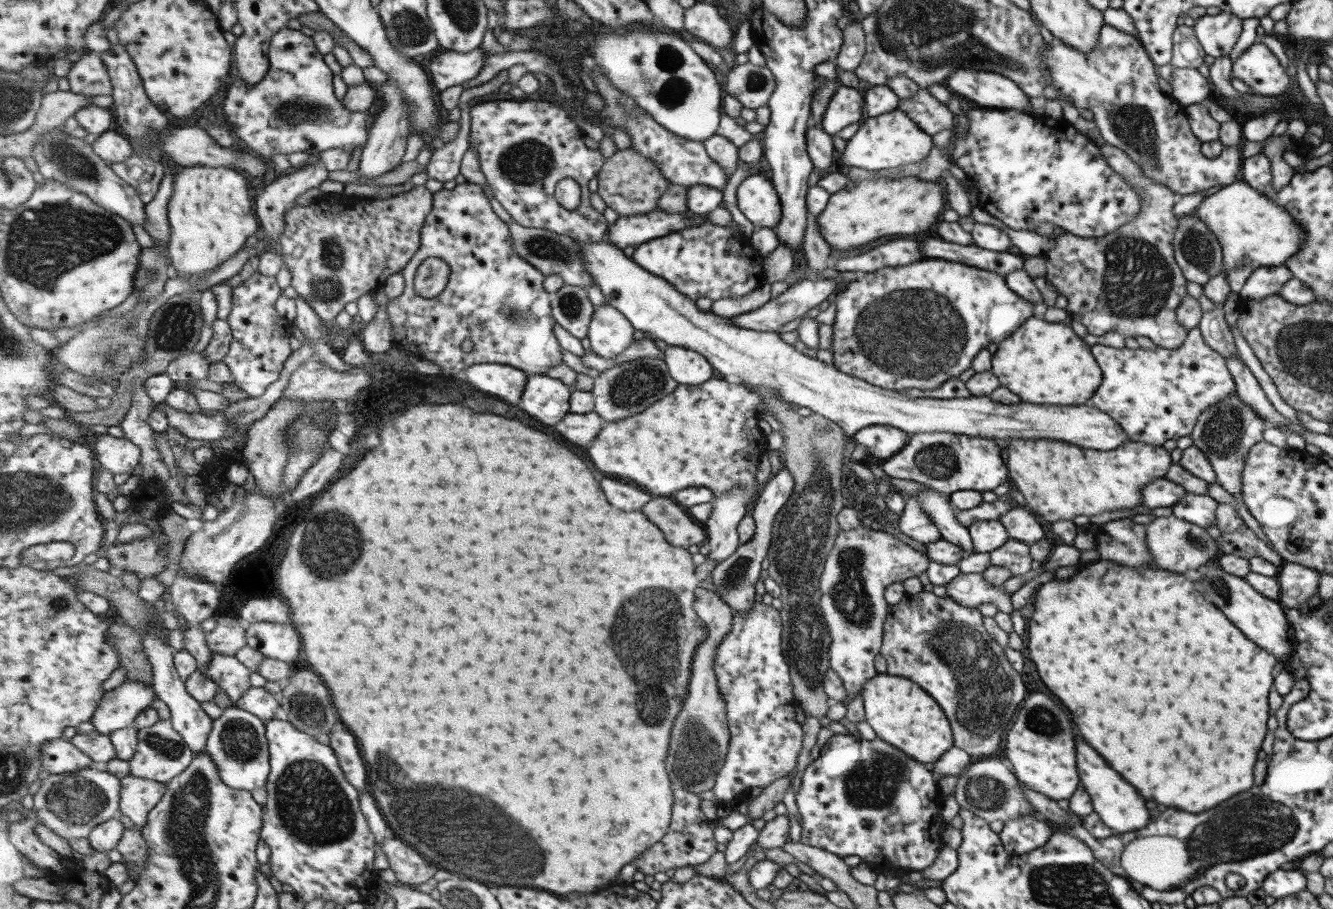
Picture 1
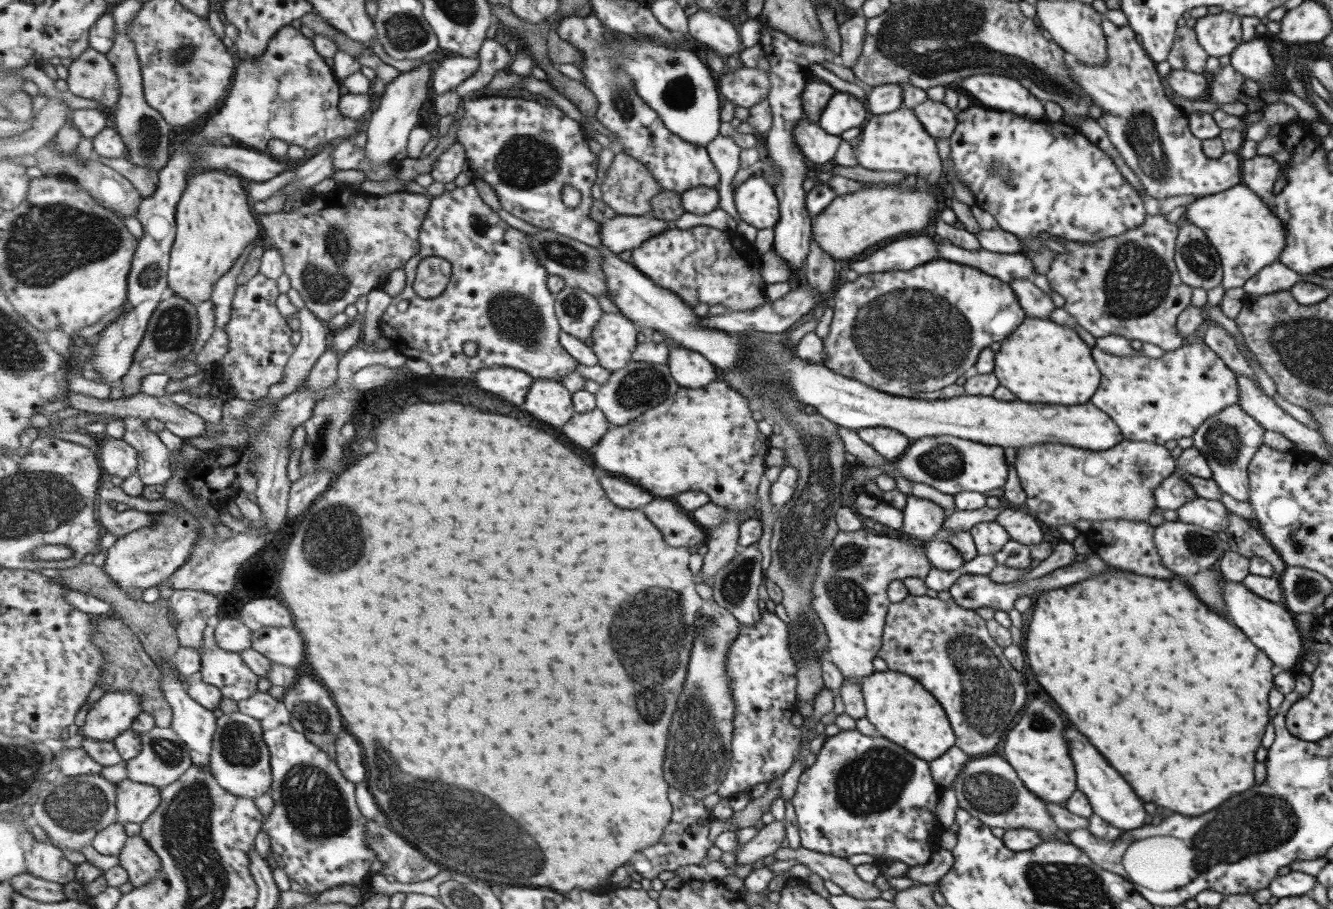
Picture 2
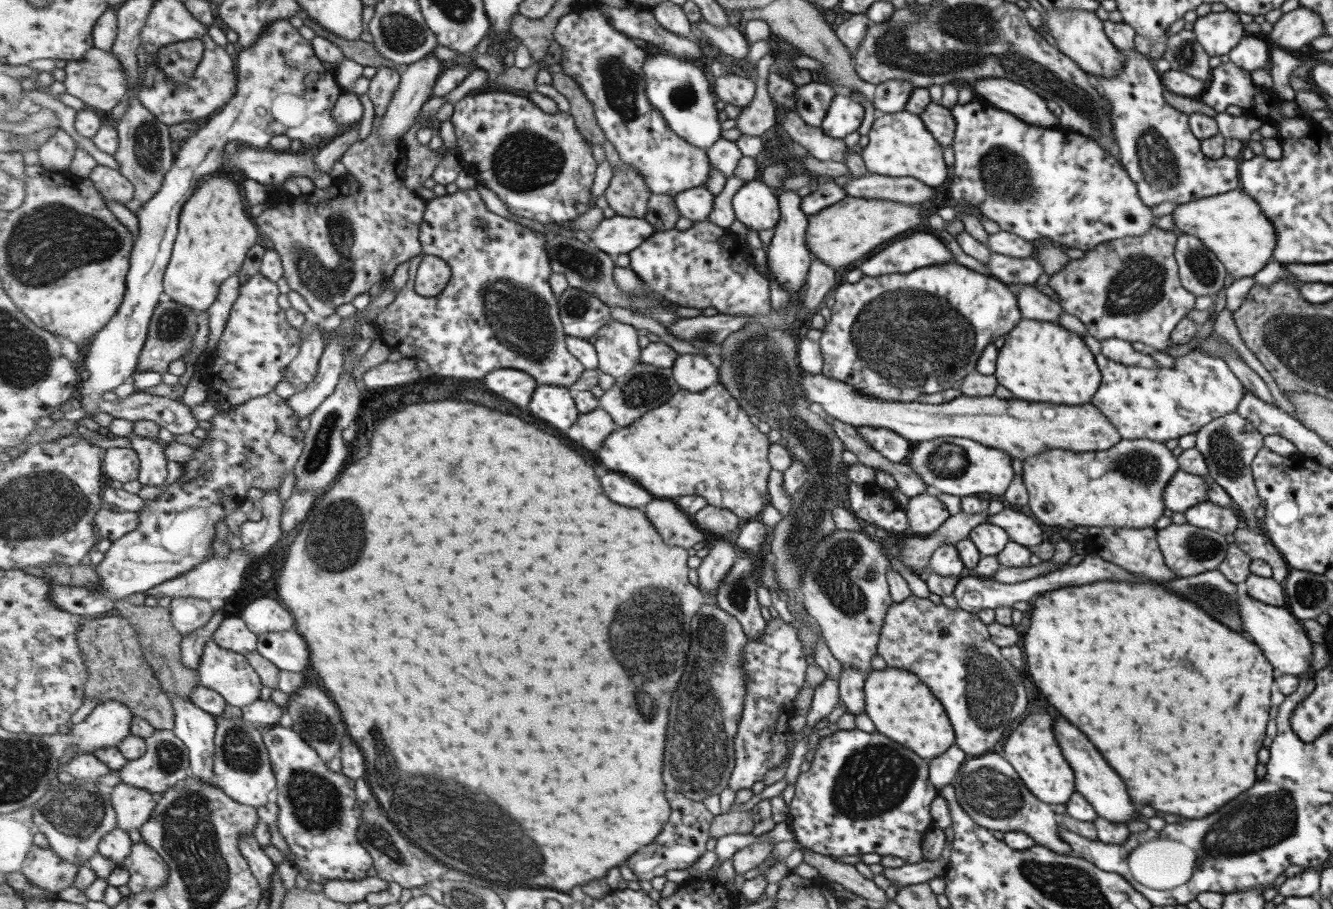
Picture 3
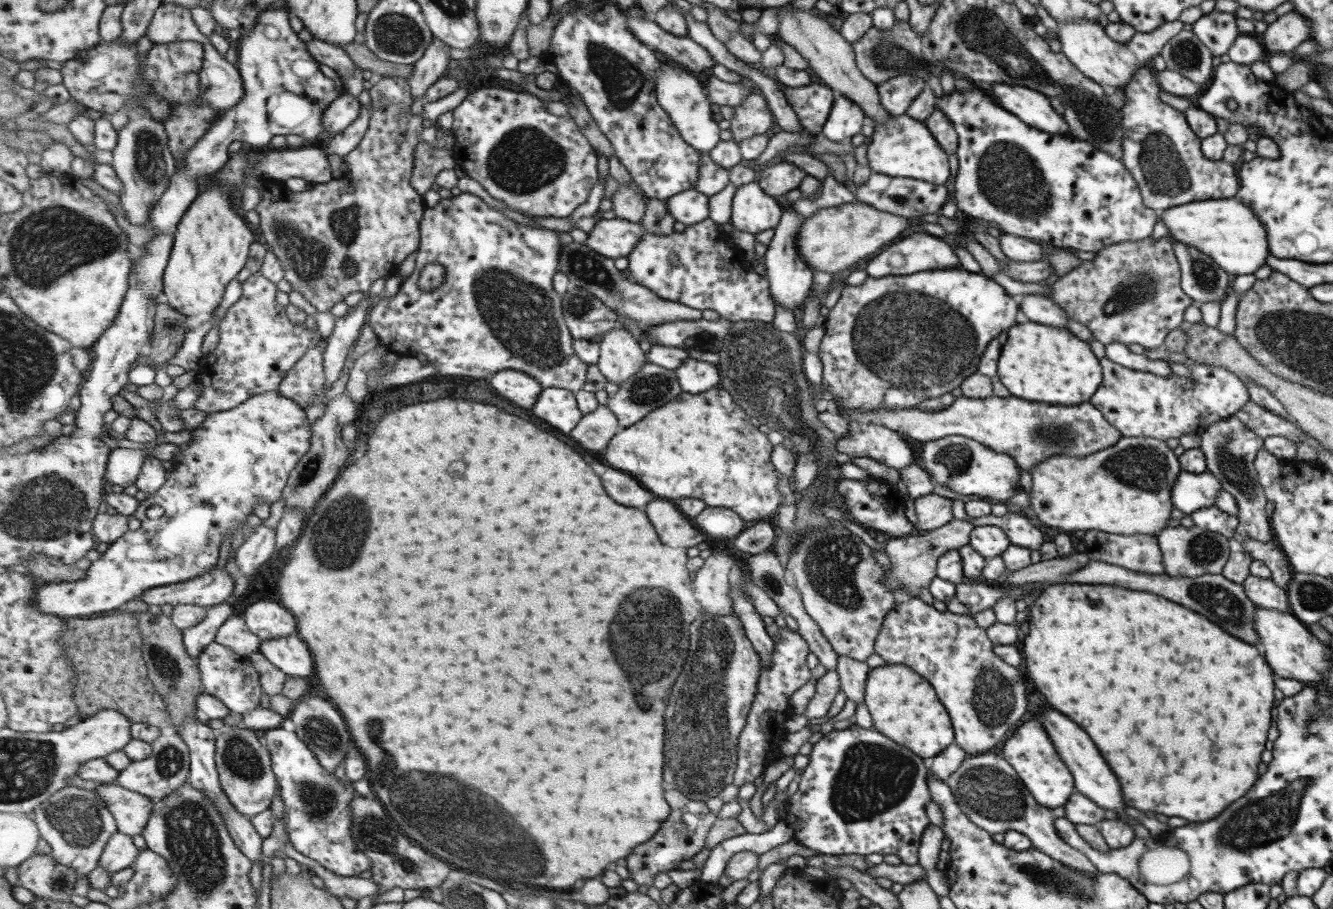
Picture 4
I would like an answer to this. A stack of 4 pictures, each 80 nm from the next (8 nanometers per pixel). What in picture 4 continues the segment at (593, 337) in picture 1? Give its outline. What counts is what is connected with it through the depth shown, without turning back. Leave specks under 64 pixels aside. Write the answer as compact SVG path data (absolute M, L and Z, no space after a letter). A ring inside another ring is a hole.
M621 326L603 335L598 368L609 380L619 386L637 375L649 361L639 341Z

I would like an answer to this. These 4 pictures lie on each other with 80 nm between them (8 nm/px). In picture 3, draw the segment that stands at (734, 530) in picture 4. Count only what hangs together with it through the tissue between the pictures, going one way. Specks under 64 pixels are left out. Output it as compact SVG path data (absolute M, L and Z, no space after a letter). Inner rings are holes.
M709 504L695 515L695 520L701 528L714 535L736 534L744 523L744 520L732 510Z

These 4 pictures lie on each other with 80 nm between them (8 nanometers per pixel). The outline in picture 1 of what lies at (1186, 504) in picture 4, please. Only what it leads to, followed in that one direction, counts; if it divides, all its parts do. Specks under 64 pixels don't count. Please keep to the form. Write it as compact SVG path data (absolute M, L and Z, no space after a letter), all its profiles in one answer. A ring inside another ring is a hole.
M1165 477L1156 478L1142 488L1140 502L1147 508L1167 508L1173 506L1182 496L1185 489Z

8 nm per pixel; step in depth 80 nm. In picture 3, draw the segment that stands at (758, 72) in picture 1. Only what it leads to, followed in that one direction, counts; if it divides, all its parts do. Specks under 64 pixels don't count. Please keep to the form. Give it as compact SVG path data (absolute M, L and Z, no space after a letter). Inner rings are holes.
M732 73L719 76L714 82L714 93L724 103L742 108L749 104L753 95L757 92L753 79L746 75L738 76Z

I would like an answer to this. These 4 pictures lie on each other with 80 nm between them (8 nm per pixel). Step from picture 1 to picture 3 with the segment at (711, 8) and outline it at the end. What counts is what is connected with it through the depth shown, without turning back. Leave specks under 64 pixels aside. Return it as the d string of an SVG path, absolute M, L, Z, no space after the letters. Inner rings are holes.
M702 17L693 25L697 25L706 34L708 41L713 46L719 47L729 59L747 58L749 44L745 32L743 34L743 30L729 24L723 28L718 28L718 26L713 26Z

